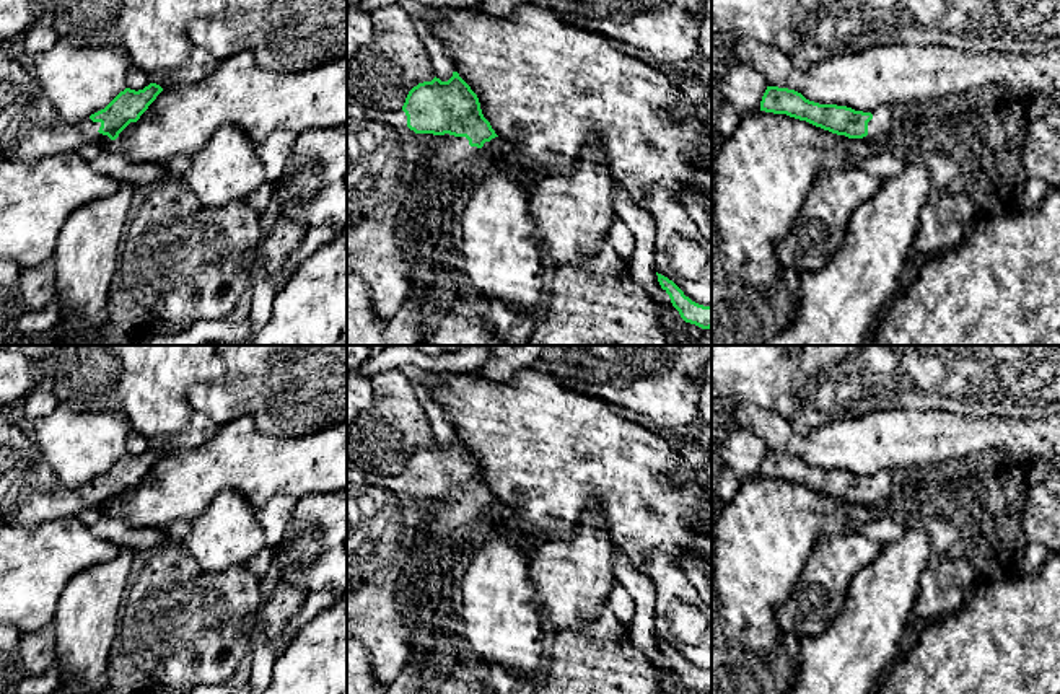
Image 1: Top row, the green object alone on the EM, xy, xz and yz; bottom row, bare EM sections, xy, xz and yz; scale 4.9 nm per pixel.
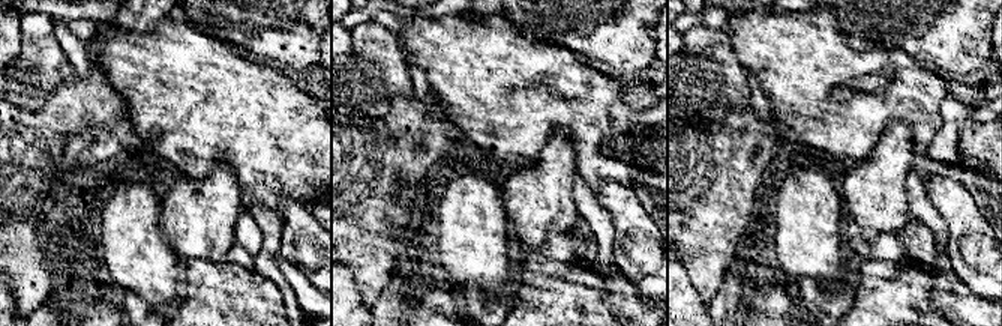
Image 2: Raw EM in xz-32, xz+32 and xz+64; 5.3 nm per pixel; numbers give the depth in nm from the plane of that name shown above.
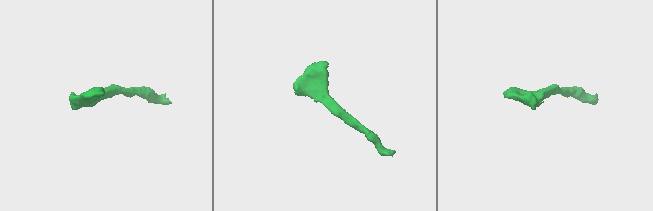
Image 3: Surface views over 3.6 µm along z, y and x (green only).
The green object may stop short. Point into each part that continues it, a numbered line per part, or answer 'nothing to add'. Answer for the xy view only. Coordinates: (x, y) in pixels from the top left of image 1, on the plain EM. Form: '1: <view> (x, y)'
1: xy (30, 492)

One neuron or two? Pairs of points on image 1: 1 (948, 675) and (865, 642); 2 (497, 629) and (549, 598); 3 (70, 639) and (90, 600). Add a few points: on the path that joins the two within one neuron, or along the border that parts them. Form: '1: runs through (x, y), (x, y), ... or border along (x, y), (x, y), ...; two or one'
1: border along (899, 657), (880, 676); two
2: border along (528, 569), (533, 606), (539, 614); two
3: runs through (80, 629), (85, 624), (88, 610); one

